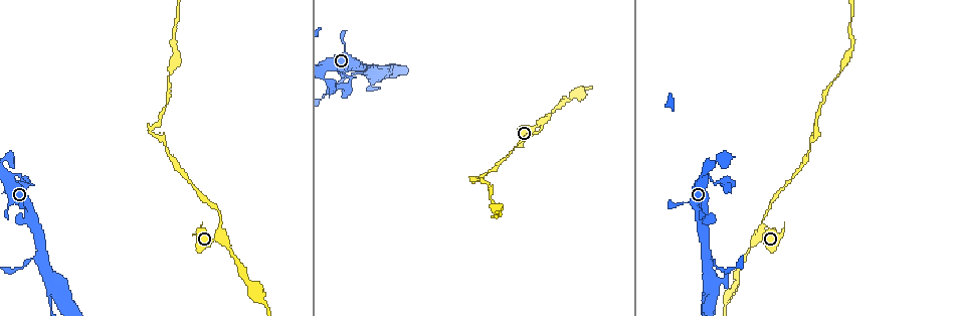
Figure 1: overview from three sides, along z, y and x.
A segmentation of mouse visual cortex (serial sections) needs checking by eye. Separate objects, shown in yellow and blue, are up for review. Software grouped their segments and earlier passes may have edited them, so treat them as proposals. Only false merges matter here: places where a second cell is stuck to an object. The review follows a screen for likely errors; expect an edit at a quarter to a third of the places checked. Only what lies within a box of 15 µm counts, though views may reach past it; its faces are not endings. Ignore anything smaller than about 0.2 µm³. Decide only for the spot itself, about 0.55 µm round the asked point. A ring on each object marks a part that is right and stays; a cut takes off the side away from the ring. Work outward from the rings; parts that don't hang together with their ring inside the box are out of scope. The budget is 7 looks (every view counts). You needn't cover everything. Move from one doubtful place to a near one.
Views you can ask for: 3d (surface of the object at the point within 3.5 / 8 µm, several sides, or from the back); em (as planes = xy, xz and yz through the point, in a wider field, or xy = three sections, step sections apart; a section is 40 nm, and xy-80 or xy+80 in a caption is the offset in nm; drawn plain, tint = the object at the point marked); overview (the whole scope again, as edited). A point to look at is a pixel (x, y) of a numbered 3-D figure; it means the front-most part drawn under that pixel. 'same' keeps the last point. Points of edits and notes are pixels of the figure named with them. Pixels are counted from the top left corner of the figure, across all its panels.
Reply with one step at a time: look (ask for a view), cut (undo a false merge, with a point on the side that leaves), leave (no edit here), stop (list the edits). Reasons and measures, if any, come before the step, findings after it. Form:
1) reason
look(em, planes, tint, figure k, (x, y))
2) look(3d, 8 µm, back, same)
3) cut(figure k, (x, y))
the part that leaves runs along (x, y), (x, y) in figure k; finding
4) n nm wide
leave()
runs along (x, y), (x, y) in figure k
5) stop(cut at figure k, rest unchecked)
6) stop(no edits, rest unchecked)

thin arm on a thick one
look(3d, 3.5 µm, figure 1, (707, 256))

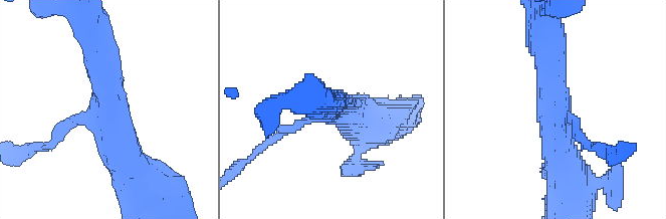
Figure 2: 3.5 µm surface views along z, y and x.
now the EM
look(em, planes, tint, figure 2, (107, 116))

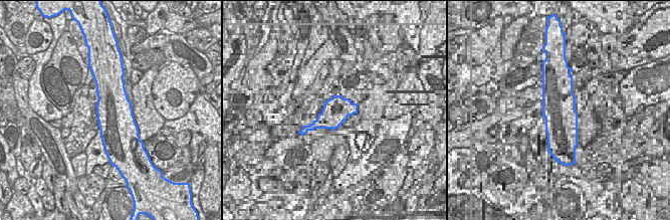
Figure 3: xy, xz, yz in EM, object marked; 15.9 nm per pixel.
another direction
look(em, xy, step 1, tint, same)

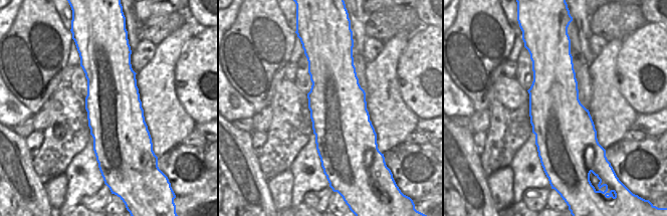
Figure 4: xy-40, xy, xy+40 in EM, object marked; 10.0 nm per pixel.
leave()
continuous, no second cell

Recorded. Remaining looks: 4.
sharp bend
look(3d, 3.5 µm, figure 1, (541, 125))

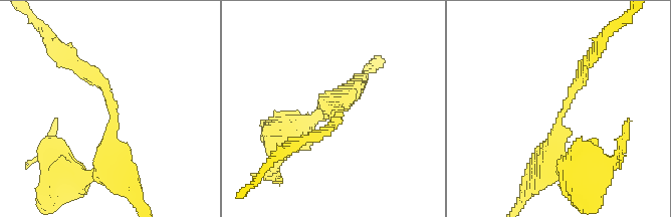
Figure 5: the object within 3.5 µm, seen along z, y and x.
arms of 150, 250 nm
look(em, xy, step 3, tint, figure 5, (557, 124))

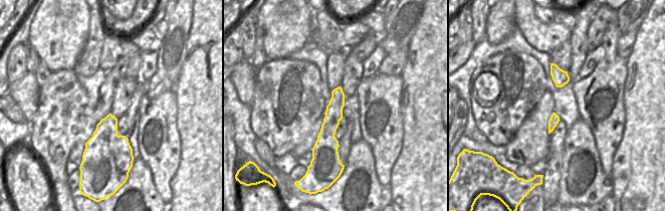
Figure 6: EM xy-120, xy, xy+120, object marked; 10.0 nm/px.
cut it another way
look(em, xy, step 1, tint, same)

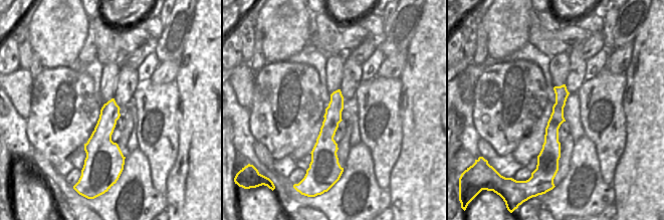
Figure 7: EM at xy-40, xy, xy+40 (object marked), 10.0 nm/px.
leave()
runs along (567, 177), (550, 156), (582, 72) in figure 5; one cell here

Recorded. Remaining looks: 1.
stop(no edits, rest unchecked)

